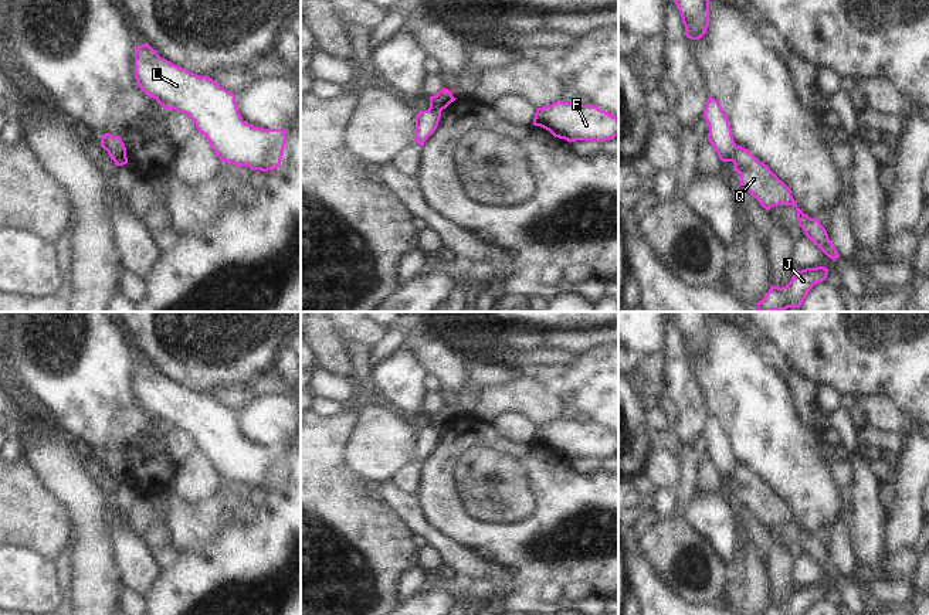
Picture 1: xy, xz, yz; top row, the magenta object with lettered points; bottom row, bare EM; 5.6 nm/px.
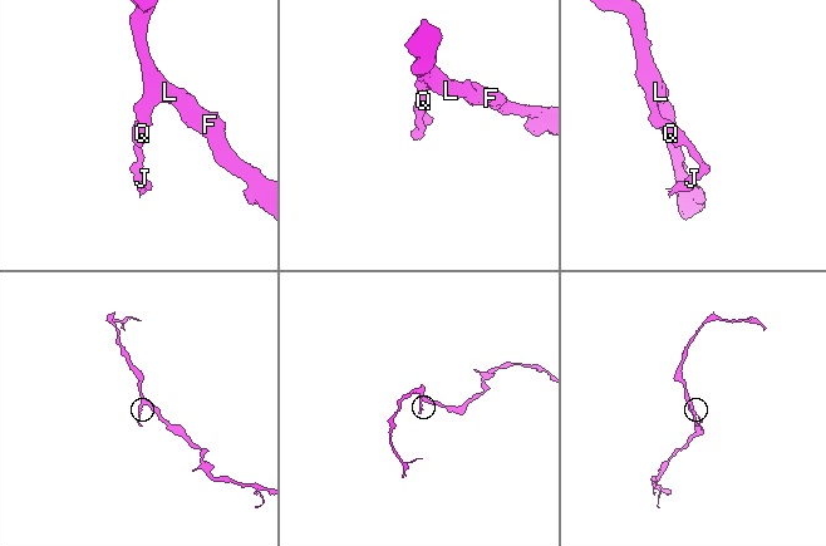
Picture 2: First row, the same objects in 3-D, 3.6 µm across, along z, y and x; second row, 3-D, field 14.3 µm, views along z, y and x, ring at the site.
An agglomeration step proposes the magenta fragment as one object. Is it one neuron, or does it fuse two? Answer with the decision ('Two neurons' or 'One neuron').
Two neurons.

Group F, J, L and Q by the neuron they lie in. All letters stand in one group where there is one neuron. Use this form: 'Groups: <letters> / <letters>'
Groups: F L / J Q.

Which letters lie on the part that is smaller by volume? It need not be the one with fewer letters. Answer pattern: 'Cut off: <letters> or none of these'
Cut off: J, Q

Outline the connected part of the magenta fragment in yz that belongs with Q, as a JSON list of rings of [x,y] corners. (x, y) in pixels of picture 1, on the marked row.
[[[736,146],[733,156],[735,171],[740,174],[740,186],[762,204],[767,211],[779,204],[793,205],[797,211],[799,225],[828,258],[840,258],[834,244],[830,241],[825,228],[818,220],[810,218],[796,204],[790,188],[747,149]]]

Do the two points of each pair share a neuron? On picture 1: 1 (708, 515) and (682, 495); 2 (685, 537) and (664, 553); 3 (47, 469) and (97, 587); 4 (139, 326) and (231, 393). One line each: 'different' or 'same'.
1: different
2: same
3: same
4: different

